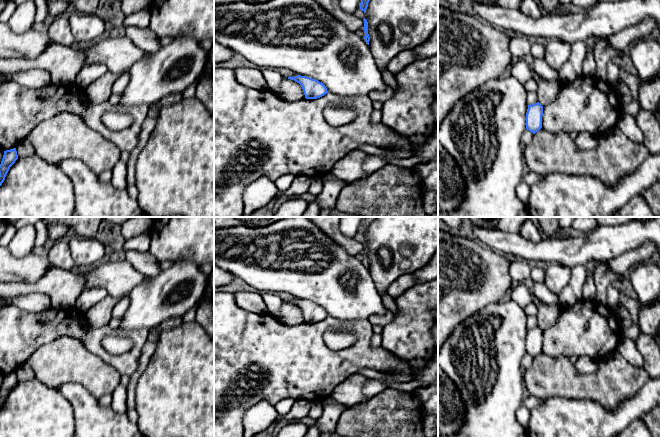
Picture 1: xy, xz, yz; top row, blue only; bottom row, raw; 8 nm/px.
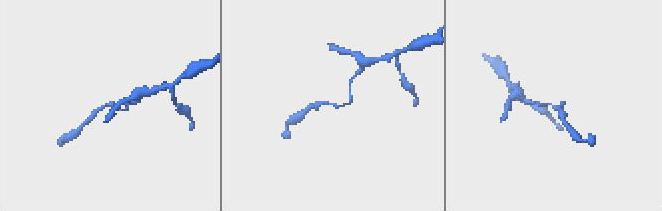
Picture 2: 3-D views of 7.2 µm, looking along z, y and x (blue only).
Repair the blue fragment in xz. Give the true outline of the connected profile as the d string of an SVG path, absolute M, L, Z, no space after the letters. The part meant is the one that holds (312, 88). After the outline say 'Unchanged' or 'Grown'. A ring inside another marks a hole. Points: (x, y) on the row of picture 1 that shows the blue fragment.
M301 75L290 76L288 79L294 80L301 85L306 99L317 99L328 93L326 86L316 79Z. Unchanged

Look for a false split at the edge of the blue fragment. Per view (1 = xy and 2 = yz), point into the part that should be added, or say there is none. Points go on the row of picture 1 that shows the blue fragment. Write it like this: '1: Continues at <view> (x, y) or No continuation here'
1: No continuation here
2: No continuation here

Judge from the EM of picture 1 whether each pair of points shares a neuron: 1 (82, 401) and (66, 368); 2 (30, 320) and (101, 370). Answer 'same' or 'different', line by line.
1: different
2: different

